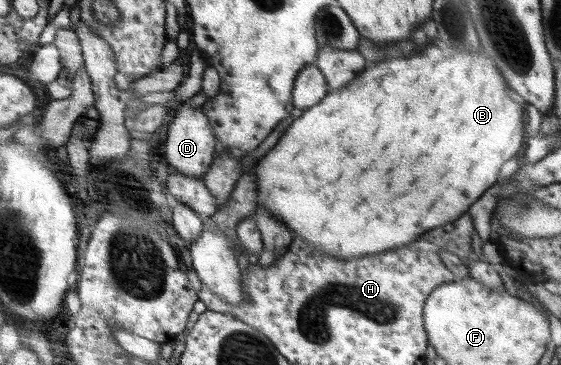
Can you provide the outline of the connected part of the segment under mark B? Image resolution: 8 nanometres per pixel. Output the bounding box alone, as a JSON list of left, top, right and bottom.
[257,40,525,259]

